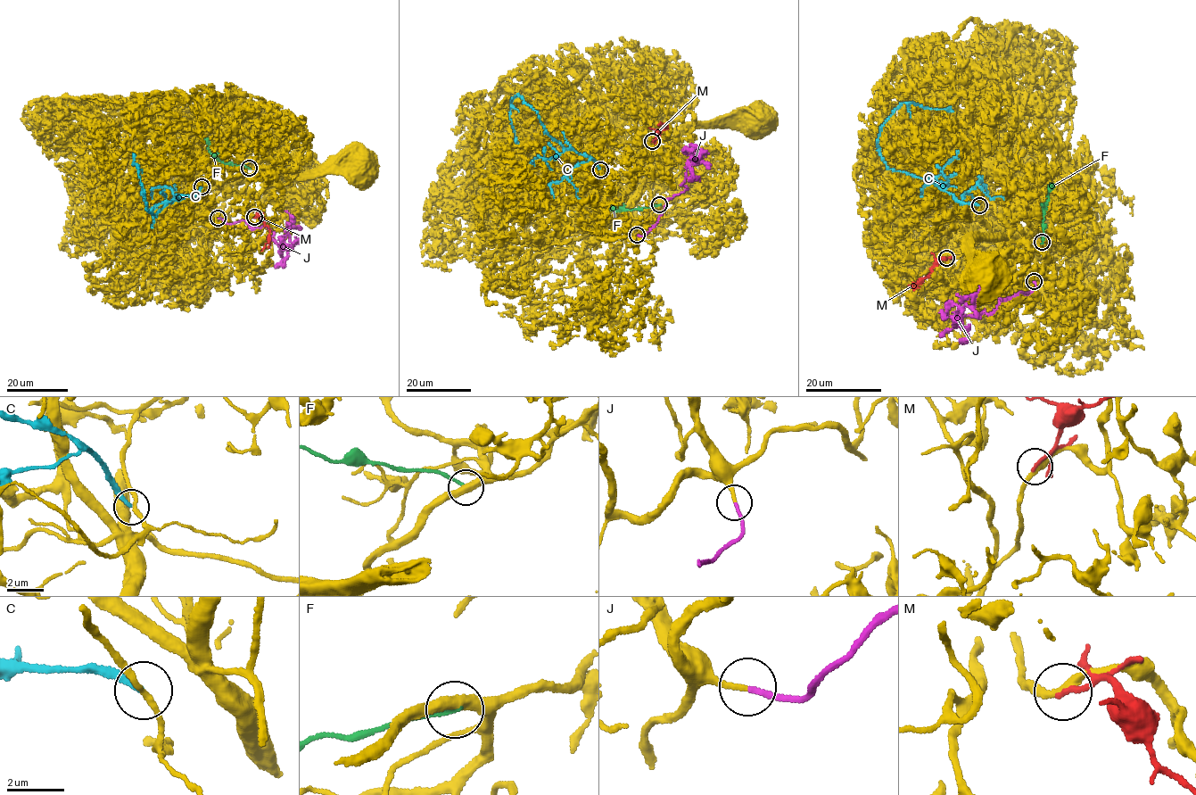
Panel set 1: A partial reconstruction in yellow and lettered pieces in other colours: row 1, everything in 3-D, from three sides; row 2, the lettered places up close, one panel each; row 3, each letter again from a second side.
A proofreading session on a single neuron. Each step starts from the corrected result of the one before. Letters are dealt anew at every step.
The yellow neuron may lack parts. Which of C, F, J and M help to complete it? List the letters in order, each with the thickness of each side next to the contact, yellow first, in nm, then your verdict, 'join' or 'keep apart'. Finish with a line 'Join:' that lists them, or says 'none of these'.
C: 200/190 nm | keep apart
F: 400/170 nm | keep apart
J: 180/170 nm | join
M: 280/220 nm | keep apart
Join: J

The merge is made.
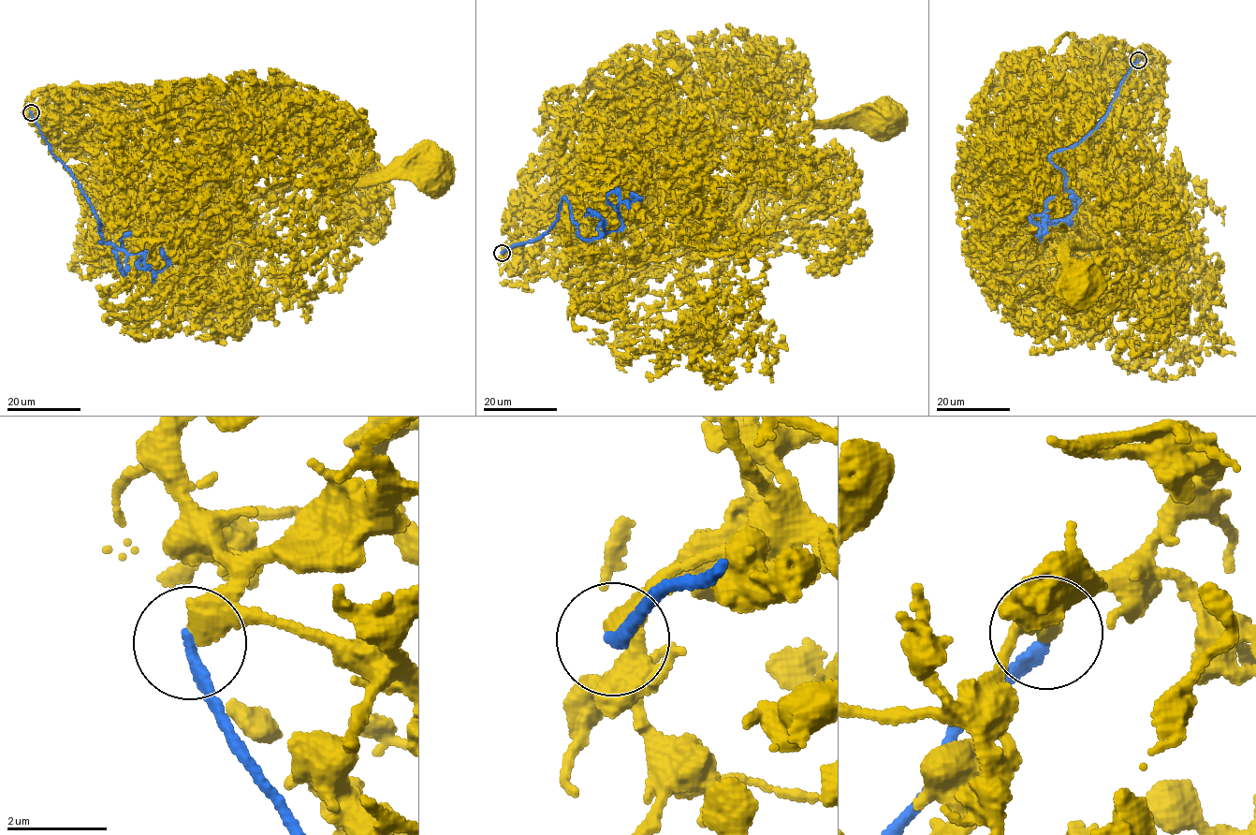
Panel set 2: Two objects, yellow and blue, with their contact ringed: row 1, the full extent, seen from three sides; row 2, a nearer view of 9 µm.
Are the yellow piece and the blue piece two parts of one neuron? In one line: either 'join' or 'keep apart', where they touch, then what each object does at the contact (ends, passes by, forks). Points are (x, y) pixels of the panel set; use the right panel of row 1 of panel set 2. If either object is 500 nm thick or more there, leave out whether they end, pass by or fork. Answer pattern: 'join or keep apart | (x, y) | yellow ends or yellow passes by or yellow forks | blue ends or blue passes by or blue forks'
keep apart | (1138, 60) | yellow ends | blue ends

